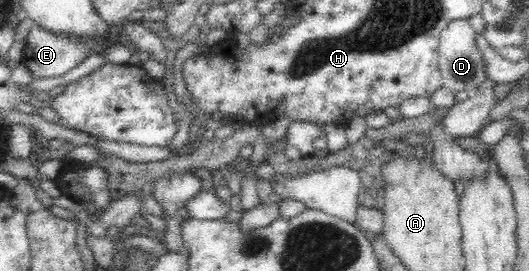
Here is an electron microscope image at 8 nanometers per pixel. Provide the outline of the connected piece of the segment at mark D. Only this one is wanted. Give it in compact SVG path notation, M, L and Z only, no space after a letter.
M457 19L448 22L439 39L439 70L443 86L452 91L467 91L472 93L486 80L482 52L474 44L475 32L467 19Z

